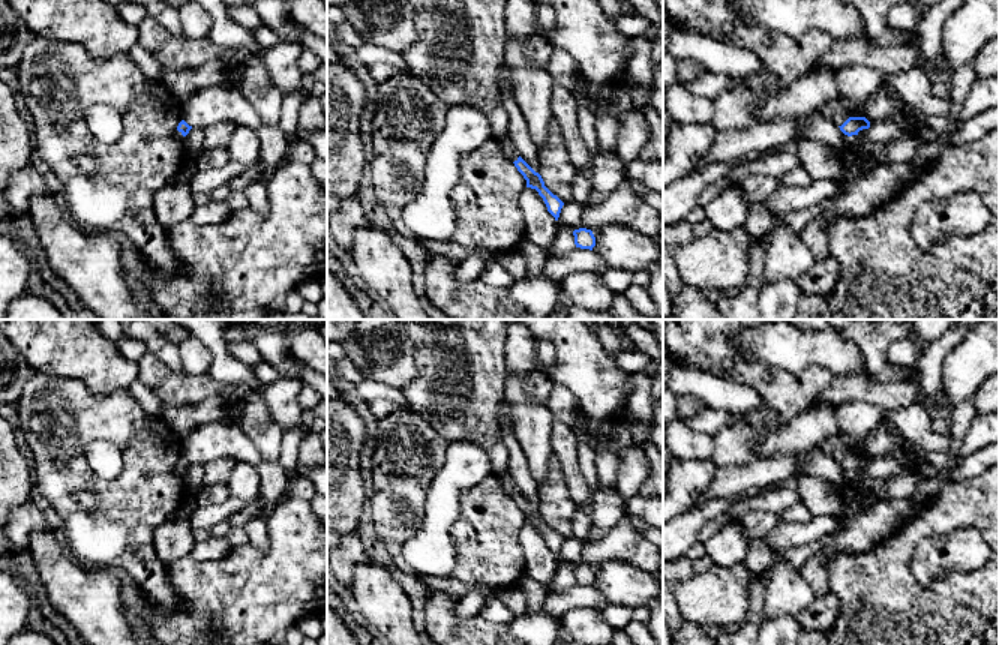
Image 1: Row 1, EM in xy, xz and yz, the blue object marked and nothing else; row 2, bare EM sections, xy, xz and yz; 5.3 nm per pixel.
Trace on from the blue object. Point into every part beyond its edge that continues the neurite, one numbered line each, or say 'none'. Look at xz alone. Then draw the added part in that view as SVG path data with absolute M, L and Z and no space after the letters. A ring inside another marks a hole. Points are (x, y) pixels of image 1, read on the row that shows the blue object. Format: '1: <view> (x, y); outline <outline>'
1: xz (507, 147); outline M506 134L506 135L502 135L502 136L498 136L496 140L498 140L498 142L500 142L504 154L506 154L512 162L518 160L519 154L516 153L513 144L510 142L508 134Z

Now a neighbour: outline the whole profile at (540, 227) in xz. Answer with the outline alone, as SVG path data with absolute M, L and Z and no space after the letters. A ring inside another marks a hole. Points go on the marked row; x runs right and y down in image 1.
M525 188L519 202L525 218L525 246L537 248L546 258L550 256L550 248L558 231L555 218L548 212L536 189Z

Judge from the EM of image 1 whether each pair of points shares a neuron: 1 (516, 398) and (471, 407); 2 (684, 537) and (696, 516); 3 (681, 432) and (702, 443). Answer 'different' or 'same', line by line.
1: different
2: same
3: same

